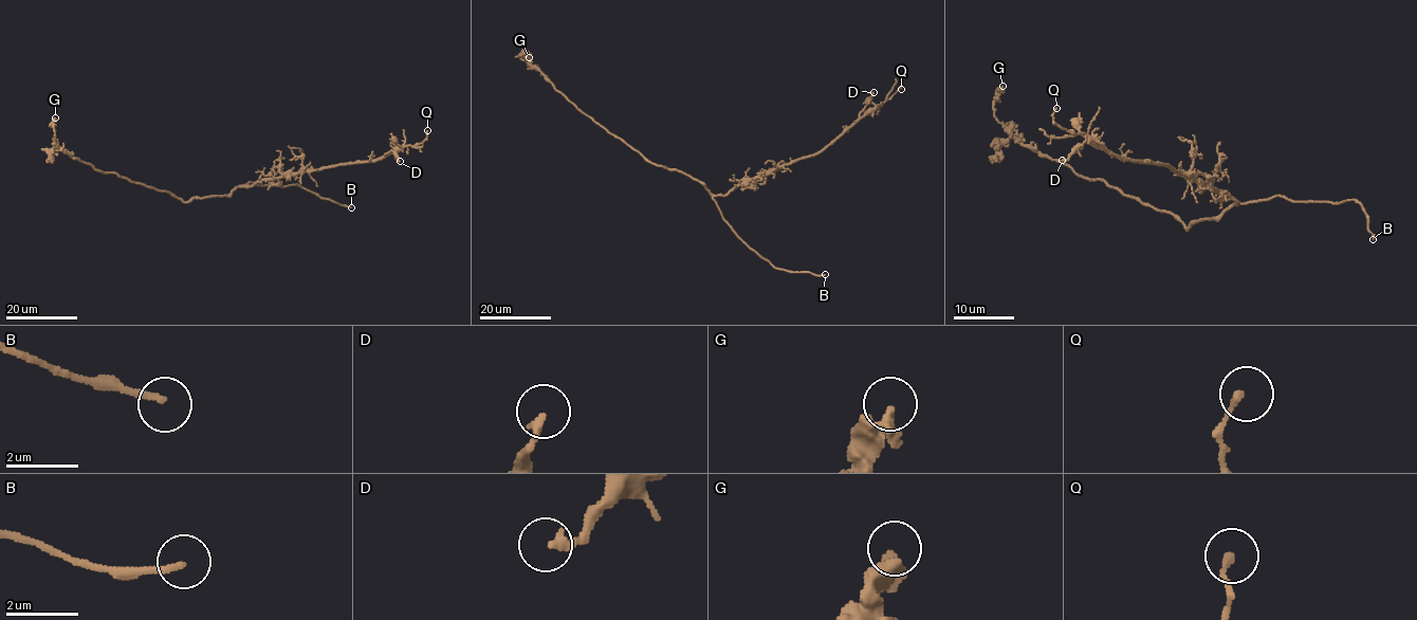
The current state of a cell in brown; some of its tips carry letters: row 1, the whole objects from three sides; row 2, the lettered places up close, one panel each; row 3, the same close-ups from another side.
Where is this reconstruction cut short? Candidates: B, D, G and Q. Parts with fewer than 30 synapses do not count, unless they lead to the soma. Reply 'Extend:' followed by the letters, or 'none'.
Extend: B

